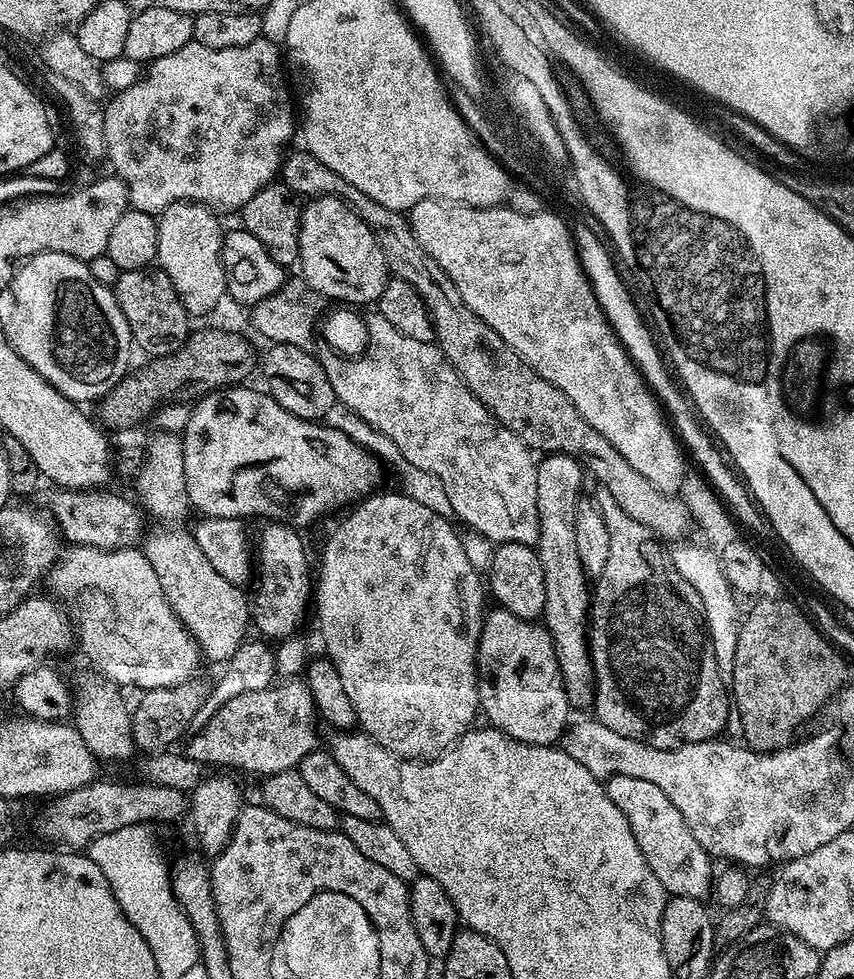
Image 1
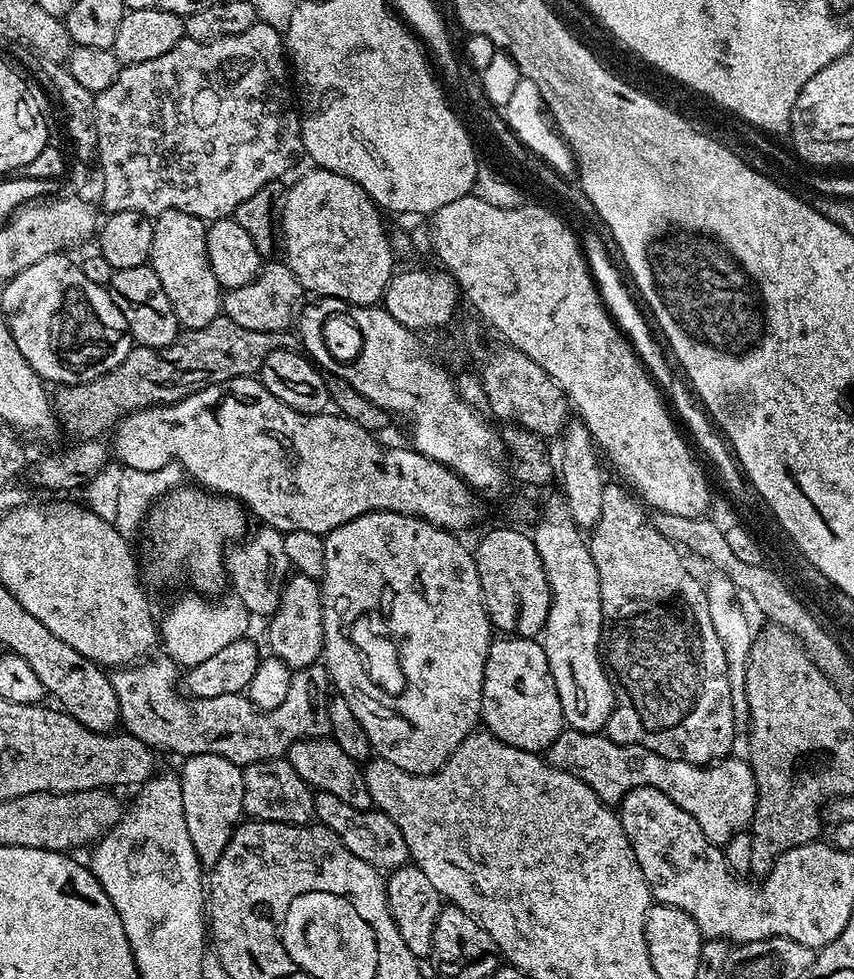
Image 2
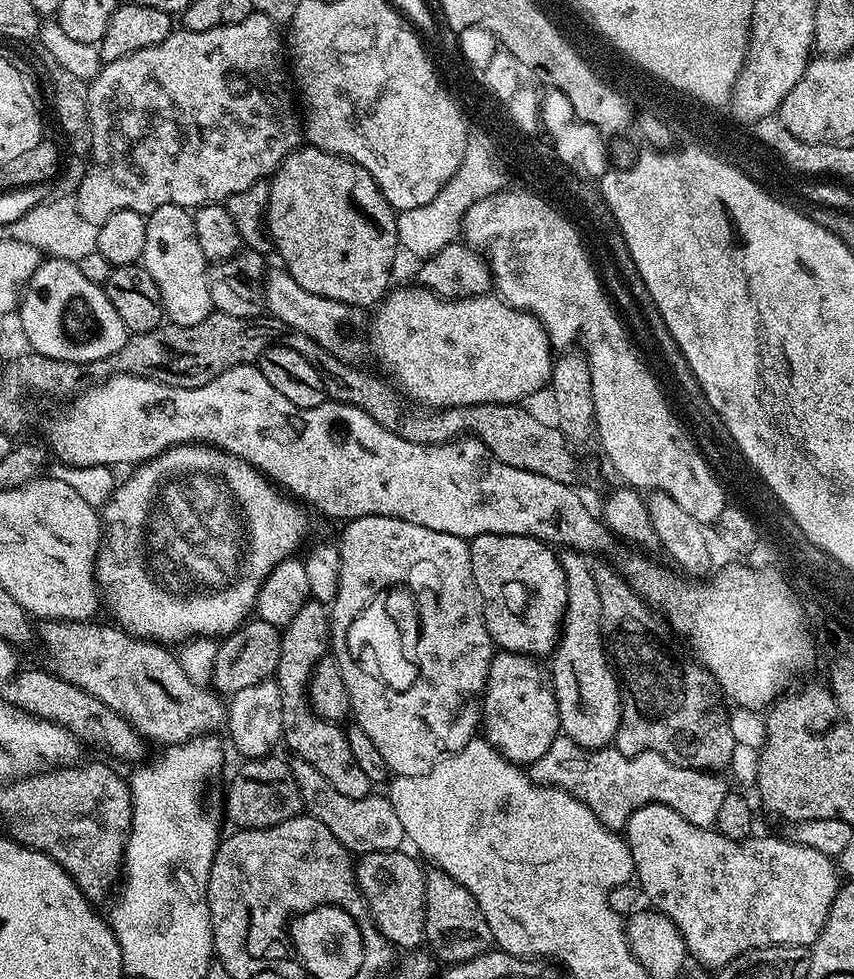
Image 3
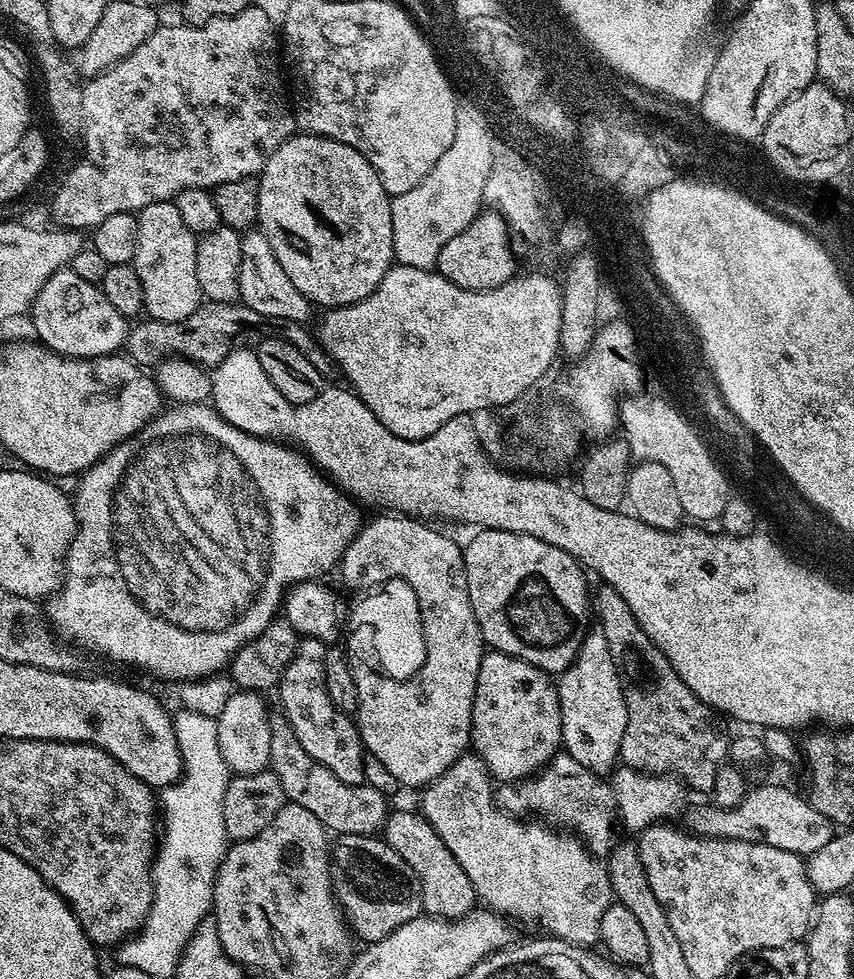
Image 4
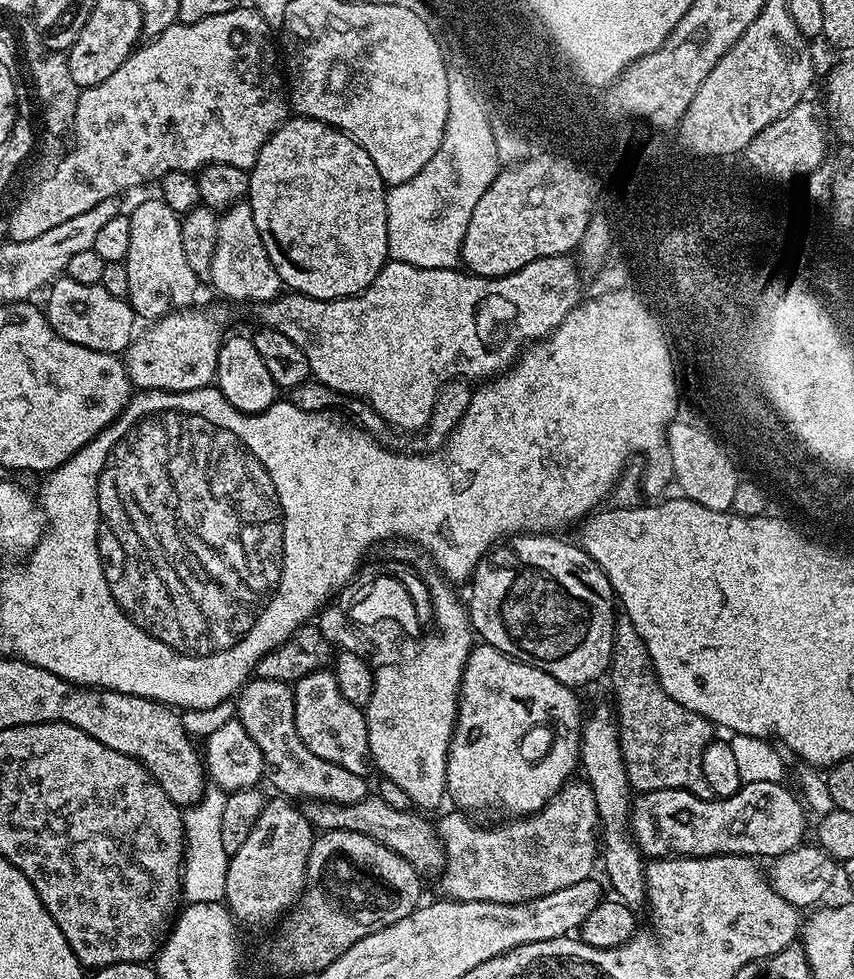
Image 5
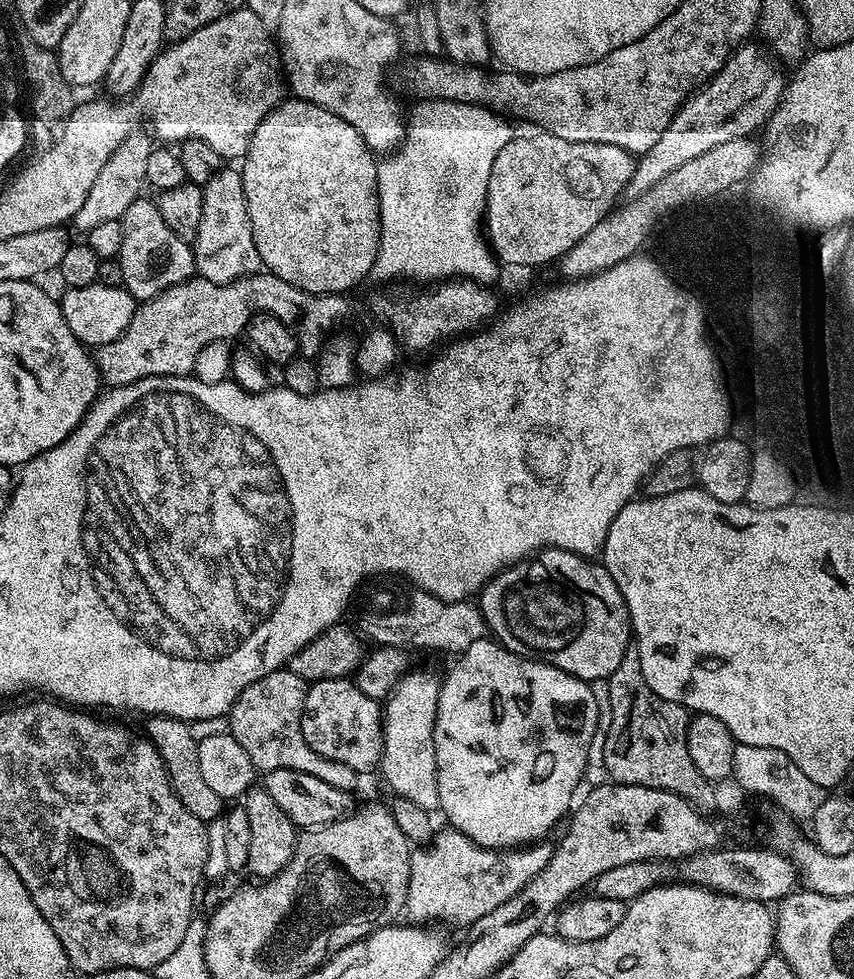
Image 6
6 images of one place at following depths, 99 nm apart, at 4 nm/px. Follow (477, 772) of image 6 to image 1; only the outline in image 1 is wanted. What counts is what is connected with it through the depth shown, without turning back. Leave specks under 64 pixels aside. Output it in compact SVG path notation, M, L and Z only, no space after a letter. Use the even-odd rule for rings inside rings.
M496 606L485 615L476 651L480 712L489 725L527 744L555 745L569 723L570 705L552 636L543 623L523 620Z

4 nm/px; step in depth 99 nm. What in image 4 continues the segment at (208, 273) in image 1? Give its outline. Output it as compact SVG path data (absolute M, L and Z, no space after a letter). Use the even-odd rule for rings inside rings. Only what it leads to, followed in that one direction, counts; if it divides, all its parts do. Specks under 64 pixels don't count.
M172 200L154 202L140 209L136 221L138 246L134 246L131 265L142 286L144 312L151 319L162 322L182 322L190 318L202 303L196 262L197 233L190 231L186 222L182 222Z

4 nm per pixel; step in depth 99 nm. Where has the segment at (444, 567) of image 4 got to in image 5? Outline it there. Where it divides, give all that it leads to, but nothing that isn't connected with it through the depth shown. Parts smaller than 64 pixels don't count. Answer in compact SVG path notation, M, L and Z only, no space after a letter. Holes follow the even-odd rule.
M443 575L428 576L432 595L430 629L423 633L416 655L403 664L381 664L372 677L370 702L364 709L370 742L370 760L383 779L394 782L420 810L436 808L446 800L446 762L460 683L466 662L474 647L472 619L462 596Z

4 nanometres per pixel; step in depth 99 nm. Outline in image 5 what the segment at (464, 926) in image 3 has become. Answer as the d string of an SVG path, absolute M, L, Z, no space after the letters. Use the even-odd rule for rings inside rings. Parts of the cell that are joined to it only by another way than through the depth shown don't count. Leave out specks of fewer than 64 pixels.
M370 794L365 800L353 804L331 804L325 800L309 800L303 805L302 811L306 819L312 823L313 829L366 834L382 842L382 846L394 850L394 854L406 858L406 862L410 862L410 866L414 866L414 870L418 873L427 874L435 868L437 871L446 859L435 823L424 817L427 815L416 810L394 810L394 806L386 806L386 802L382 802L382 798L378 795Z

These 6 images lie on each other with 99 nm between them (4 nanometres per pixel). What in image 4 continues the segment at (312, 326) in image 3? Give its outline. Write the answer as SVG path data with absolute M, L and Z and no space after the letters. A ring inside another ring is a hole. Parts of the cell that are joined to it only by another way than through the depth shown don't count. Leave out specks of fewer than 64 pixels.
M248 230L240 237L240 269L238 270L239 303L257 317L269 316L272 320L283 322L304 322L314 311L313 305L300 293L298 286L290 282L286 270L282 270L278 258L274 258L274 250L270 250L270 242L259 230Z

